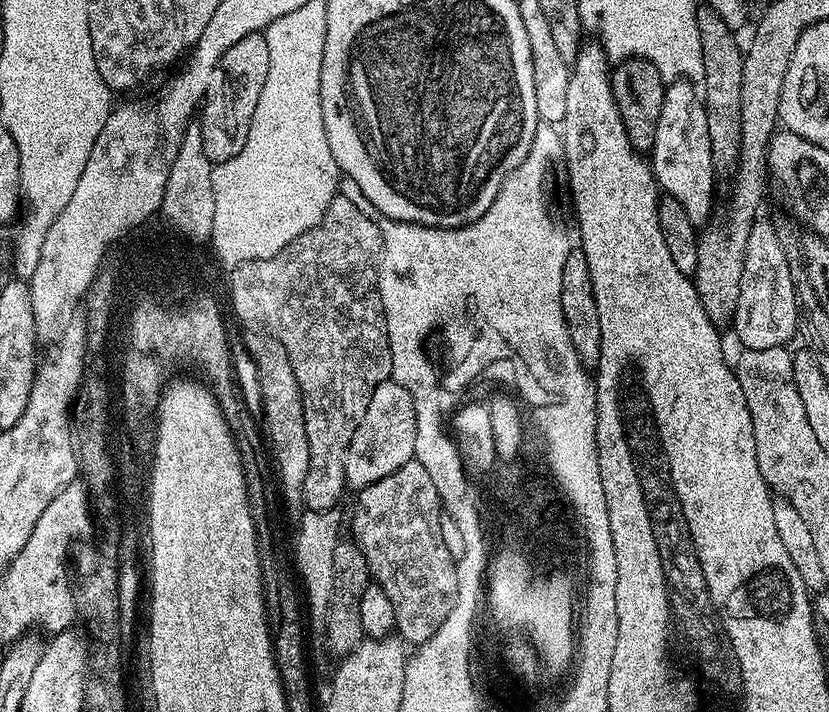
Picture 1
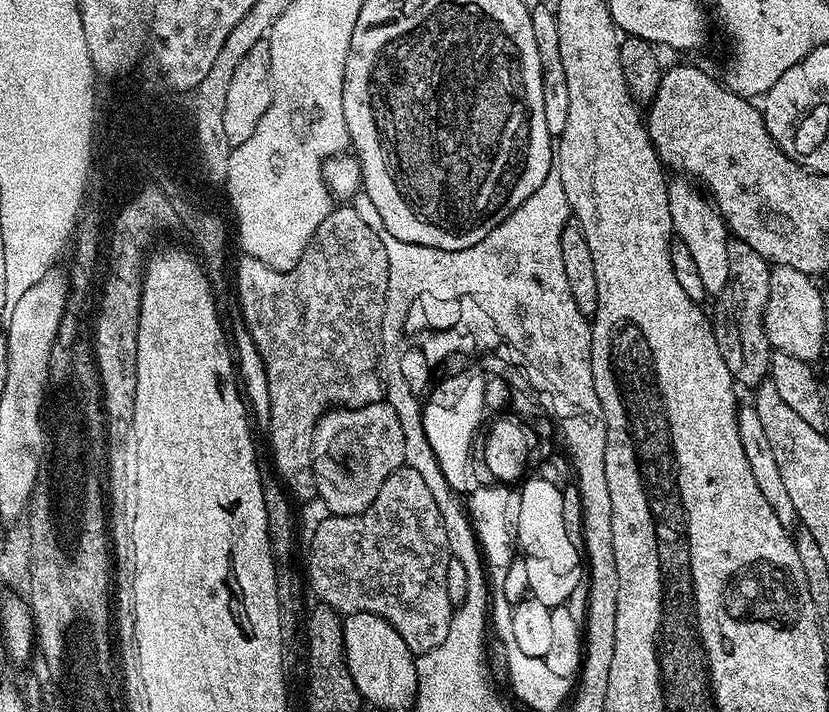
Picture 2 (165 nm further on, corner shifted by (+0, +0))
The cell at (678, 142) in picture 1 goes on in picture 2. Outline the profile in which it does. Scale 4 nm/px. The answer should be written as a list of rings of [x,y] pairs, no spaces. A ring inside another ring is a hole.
[[[672,180],[668,185],[668,205],[672,219],[672,231],[675,239],[686,242],[694,262],[698,266],[698,274],[702,278],[705,293],[720,292],[729,287],[730,258],[728,257],[728,242],[730,233],[728,225],[717,212],[715,204],[711,203],[699,187],[691,188],[684,180]]]

